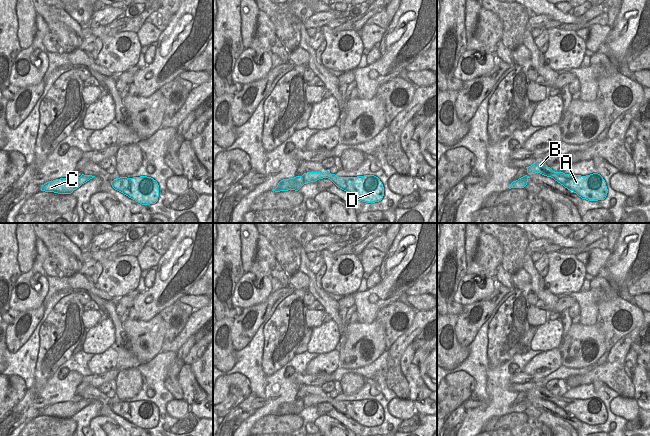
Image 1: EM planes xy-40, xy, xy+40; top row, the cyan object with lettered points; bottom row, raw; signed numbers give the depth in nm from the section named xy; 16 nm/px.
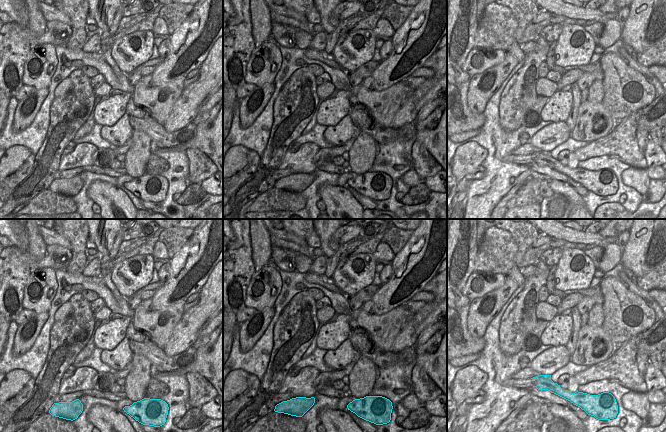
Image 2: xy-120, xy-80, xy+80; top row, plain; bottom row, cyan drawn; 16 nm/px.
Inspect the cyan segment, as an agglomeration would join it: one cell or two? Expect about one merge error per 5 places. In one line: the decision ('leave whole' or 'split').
leave whole

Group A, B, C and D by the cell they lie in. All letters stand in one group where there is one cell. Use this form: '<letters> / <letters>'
A B C D

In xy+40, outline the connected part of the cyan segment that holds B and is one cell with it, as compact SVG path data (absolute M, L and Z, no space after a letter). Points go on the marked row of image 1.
M536 161L526 168L528 174L540 173L551 177L568 190L573 191L579 197L588 201L604 200L608 193L606 182L598 173L581 176L554 172L544 161Z

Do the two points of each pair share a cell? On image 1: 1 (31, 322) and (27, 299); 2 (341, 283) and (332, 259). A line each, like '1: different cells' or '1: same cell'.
1: different cells
2: same cell

